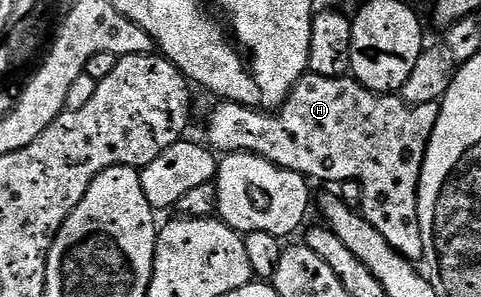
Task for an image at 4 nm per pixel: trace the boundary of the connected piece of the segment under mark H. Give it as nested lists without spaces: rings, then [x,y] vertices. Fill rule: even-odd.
[[[307,74],[294,85],[286,103],[278,111],[244,108],[241,104],[218,102],[214,117],[206,128],[205,143],[215,153],[251,152],[273,160],[276,166],[298,172],[314,180],[354,180],[362,196],[361,214],[368,223],[384,234],[384,242],[392,246],[405,260],[422,259],[422,239],[418,218],[418,183],[426,147],[438,121],[437,103],[408,104],[398,94],[369,92],[364,85],[350,78],[324,78]]]

